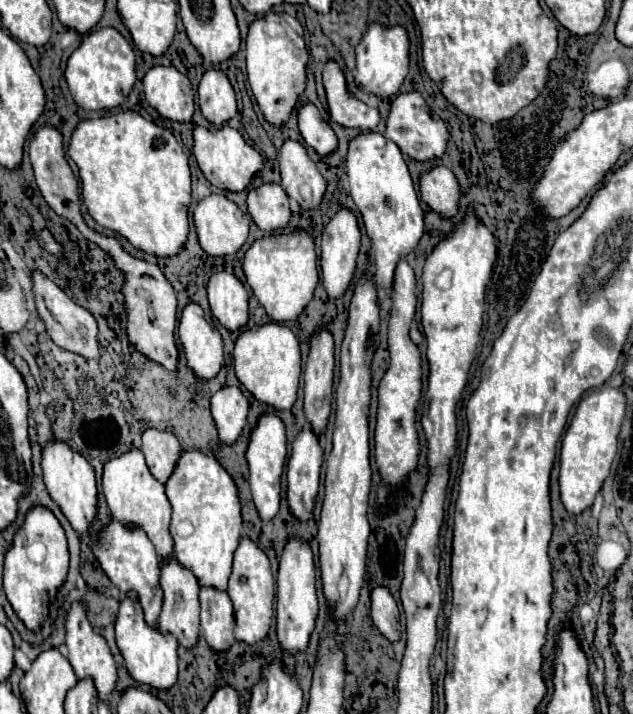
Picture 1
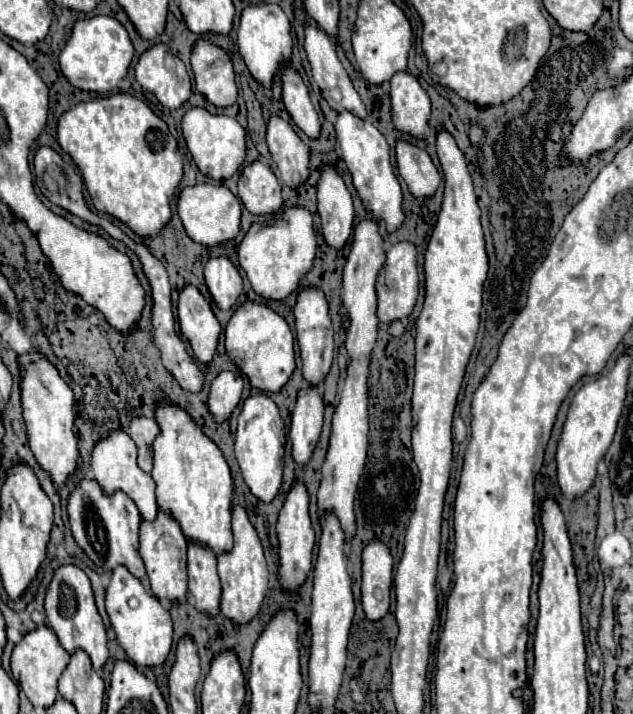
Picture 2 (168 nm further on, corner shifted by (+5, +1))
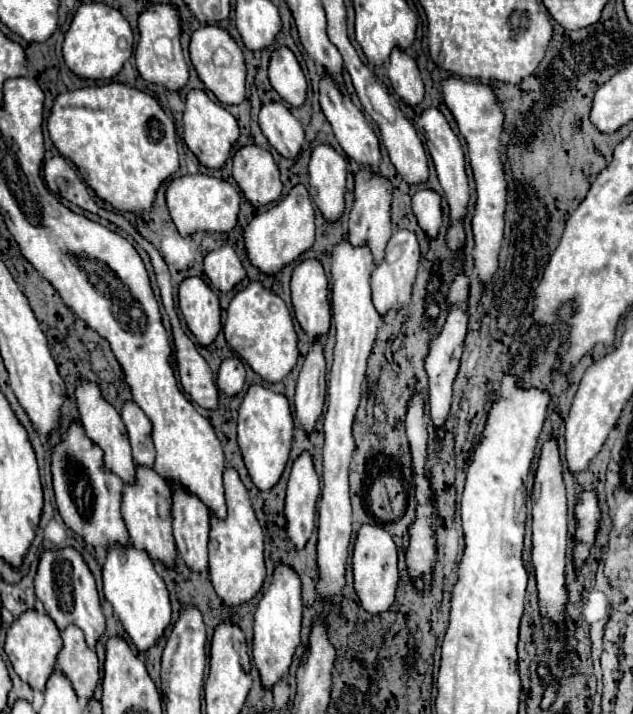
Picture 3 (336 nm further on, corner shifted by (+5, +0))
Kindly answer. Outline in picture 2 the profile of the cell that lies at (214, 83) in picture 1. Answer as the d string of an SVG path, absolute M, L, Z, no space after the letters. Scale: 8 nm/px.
M199 38L193 44L191 68L197 90L215 106L235 104L239 92L235 84L233 62L229 54L213 42Z

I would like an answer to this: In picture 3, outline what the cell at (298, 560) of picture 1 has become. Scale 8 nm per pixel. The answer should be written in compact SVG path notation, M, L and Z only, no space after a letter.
M303 453L291 467L285 499L287 535L301 551L315 529L315 503L319 497L319 477L309 453Z

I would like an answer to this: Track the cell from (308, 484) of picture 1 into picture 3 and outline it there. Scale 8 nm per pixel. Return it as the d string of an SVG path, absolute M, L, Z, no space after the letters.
M315 341L307 353L295 389L295 415L305 435L315 429L315 423L325 405L325 357L323 343Z

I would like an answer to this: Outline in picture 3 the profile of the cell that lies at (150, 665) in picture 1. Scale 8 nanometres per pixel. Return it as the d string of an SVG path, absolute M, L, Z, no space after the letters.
M133 545L109 549L103 565L103 595L111 603L125 633L131 637L139 653L157 645L171 623L171 603L167 587L145 551L137 551Z

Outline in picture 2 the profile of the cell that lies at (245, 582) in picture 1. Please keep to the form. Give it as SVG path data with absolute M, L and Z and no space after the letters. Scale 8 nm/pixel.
M233 504L233 548L229 552L221 552L217 556L217 568L219 568L219 578L221 578L221 612L237 622L237 624L247 624L261 608L261 602L267 594L267 564L261 548L261 540L257 536L257 530L247 518L247 512L241 504Z

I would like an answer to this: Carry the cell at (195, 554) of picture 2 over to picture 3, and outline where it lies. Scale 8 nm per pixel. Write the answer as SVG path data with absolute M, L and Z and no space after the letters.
M173 487L173 533L181 559L193 573L207 573L209 555L209 509L191 493Z

